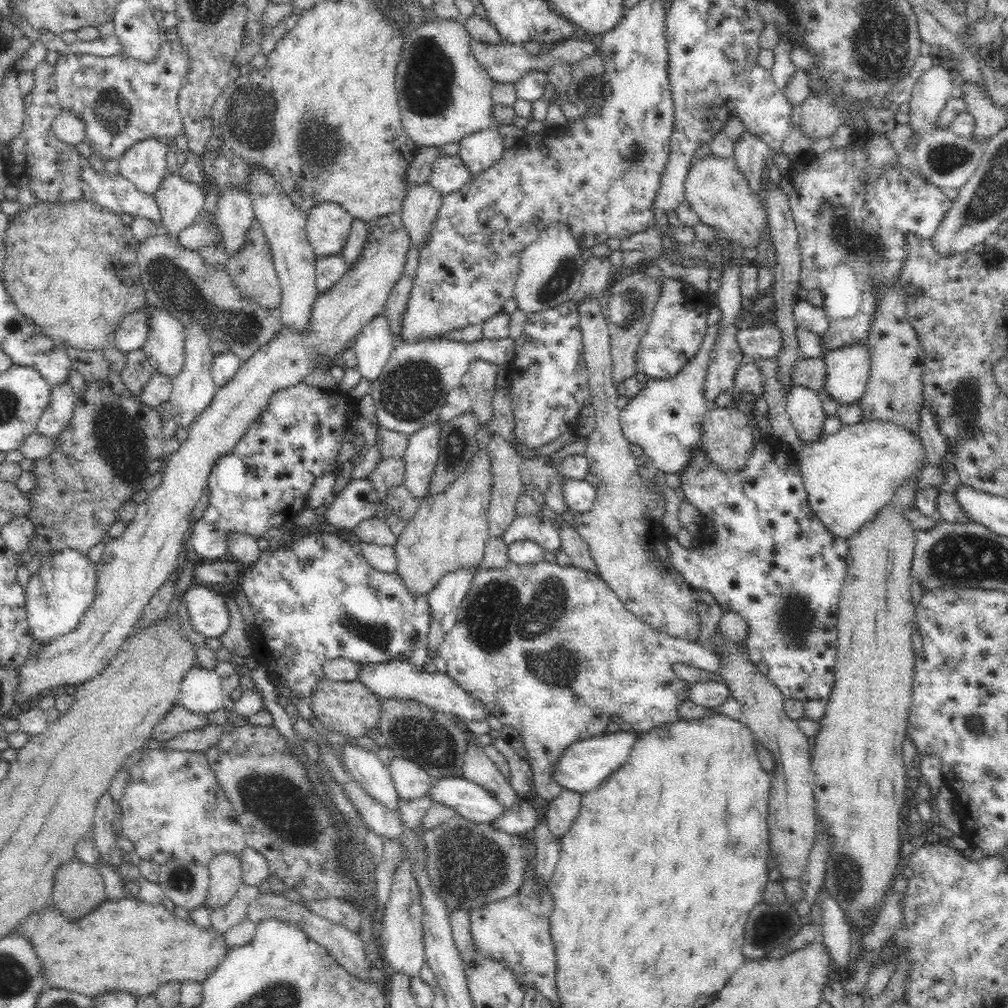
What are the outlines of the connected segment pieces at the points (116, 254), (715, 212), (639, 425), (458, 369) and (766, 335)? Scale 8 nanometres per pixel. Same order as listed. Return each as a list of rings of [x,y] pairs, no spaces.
[[[72,200],[70,202],[38,202],[30,208],[24,208],[18,213],[8,215],[8,226],[4,232],[4,244],[6,249],[6,260],[4,262],[3,283],[5,284],[8,296],[28,321],[31,321],[36,328],[44,328],[47,336],[56,340],[59,344],[68,344],[82,350],[94,351],[94,348],[110,346],[112,330],[120,324],[120,320],[127,314],[141,309],[147,302],[146,295],[141,283],[141,272],[137,262],[137,254],[140,241],[134,236],[130,227],[122,223],[120,215],[100,206],[97,202],[89,200]]]
[[[706,154],[692,162],[684,178],[684,198],[700,217],[702,223],[715,228],[719,236],[735,240],[745,248],[756,247],[760,236],[769,230],[763,196],[752,195],[746,177],[742,175],[732,156],[720,158]]]
[[[718,324],[707,327],[698,352],[672,378],[646,378],[640,392],[632,397],[619,414],[622,434],[628,443],[640,446],[643,454],[654,461],[658,471],[679,474],[690,458],[690,450],[700,444],[701,424],[708,412],[704,385],[708,374],[710,351],[718,334]]]
[[[444,336],[416,342],[397,342],[382,372],[372,380],[368,394],[374,400],[377,422],[405,435],[437,422],[449,392],[461,386],[462,378],[476,359],[505,367],[513,358],[515,339],[482,338],[468,342]]]
[[[774,323],[759,328],[738,329],[736,338],[746,360],[774,359],[782,348],[780,329]]]

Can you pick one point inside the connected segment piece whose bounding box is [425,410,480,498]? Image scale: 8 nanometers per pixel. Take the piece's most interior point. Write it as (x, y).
(457, 444)

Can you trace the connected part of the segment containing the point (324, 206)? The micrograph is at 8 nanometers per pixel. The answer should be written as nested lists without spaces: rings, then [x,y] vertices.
[[[334,202],[316,204],[306,212],[306,234],[318,257],[338,254],[346,244],[354,217]]]

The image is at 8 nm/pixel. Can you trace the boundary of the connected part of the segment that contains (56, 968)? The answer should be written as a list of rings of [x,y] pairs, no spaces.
[[[128,897],[107,899],[74,922],[70,922],[70,918],[48,904],[40,912],[32,913],[22,920],[12,933],[26,936],[30,940],[29,944],[35,949],[50,988],[64,988],[89,997],[120,990],[140,997],[153,994],[169,981],[180,984],[187,981],[203,983],[223,962],[230,950],[224,935],[216,929],[206,931],[192,921],[173,916],[164,905],[148,904],[138,898]]]

